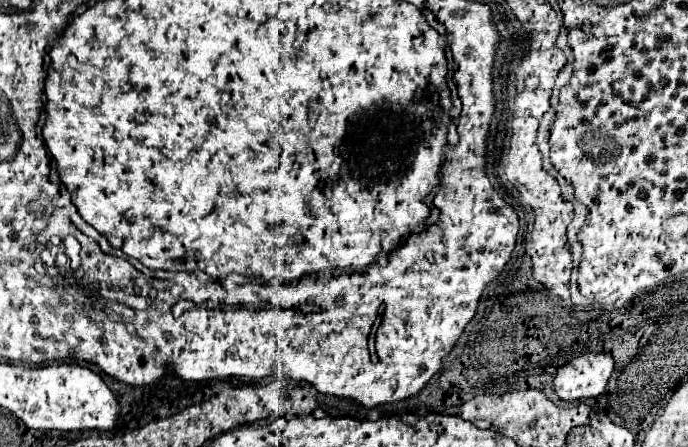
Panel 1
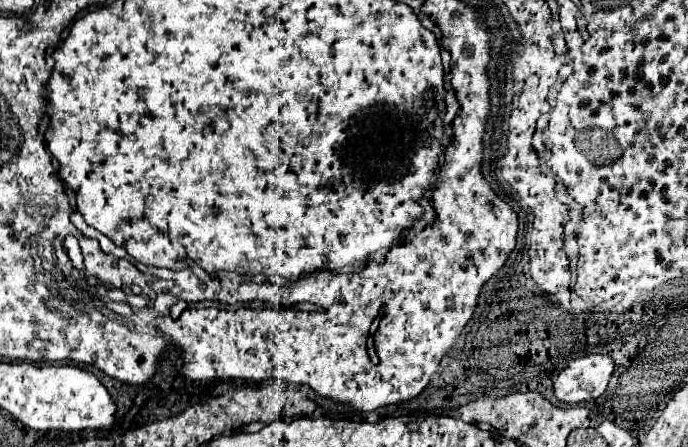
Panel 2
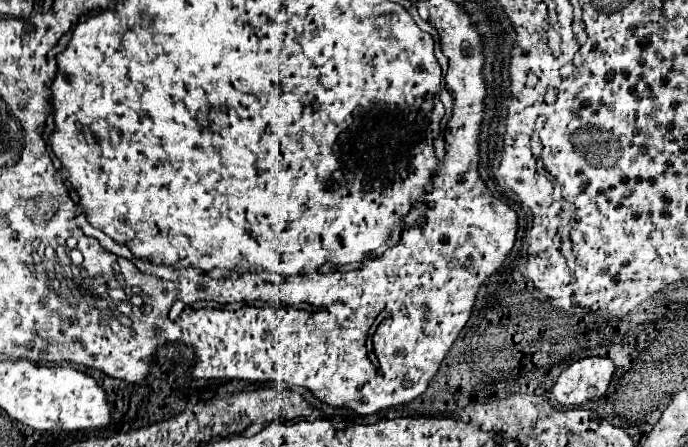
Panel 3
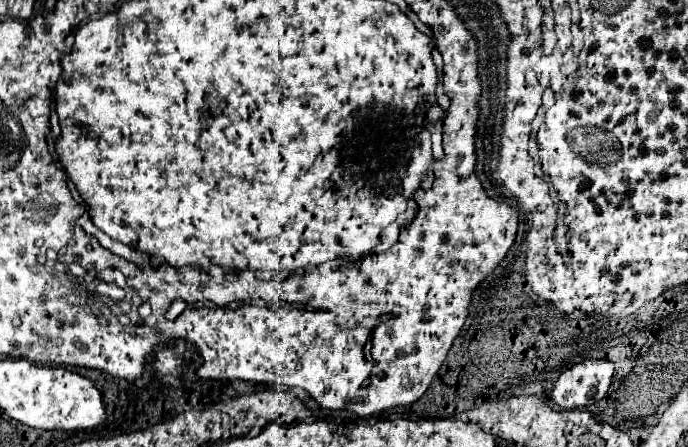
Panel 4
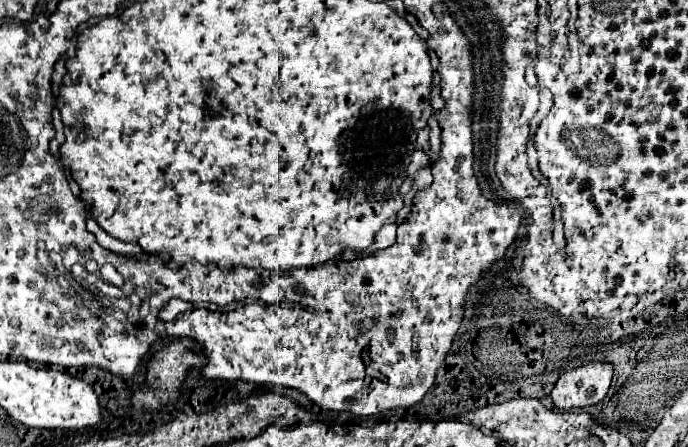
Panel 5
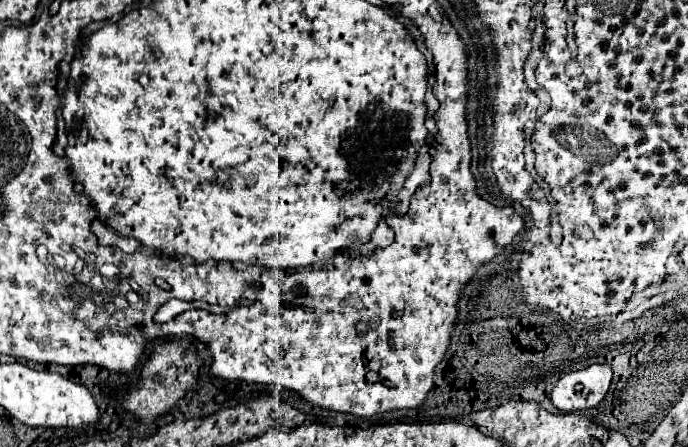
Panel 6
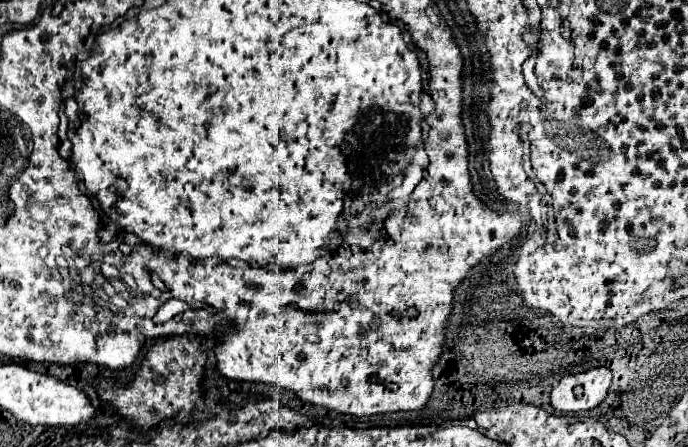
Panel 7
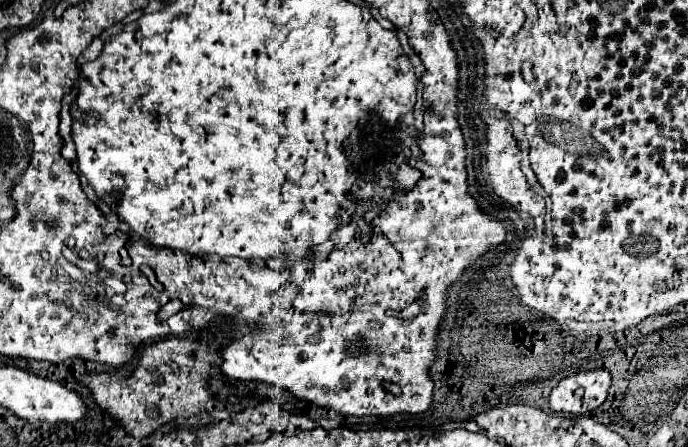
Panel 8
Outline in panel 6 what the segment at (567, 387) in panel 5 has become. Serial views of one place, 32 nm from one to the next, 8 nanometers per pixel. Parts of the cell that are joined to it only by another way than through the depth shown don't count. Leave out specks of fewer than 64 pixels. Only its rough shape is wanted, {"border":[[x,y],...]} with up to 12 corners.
{"border":[[608,364],[560,376],[550,398],[560,412],[602,402]]}

